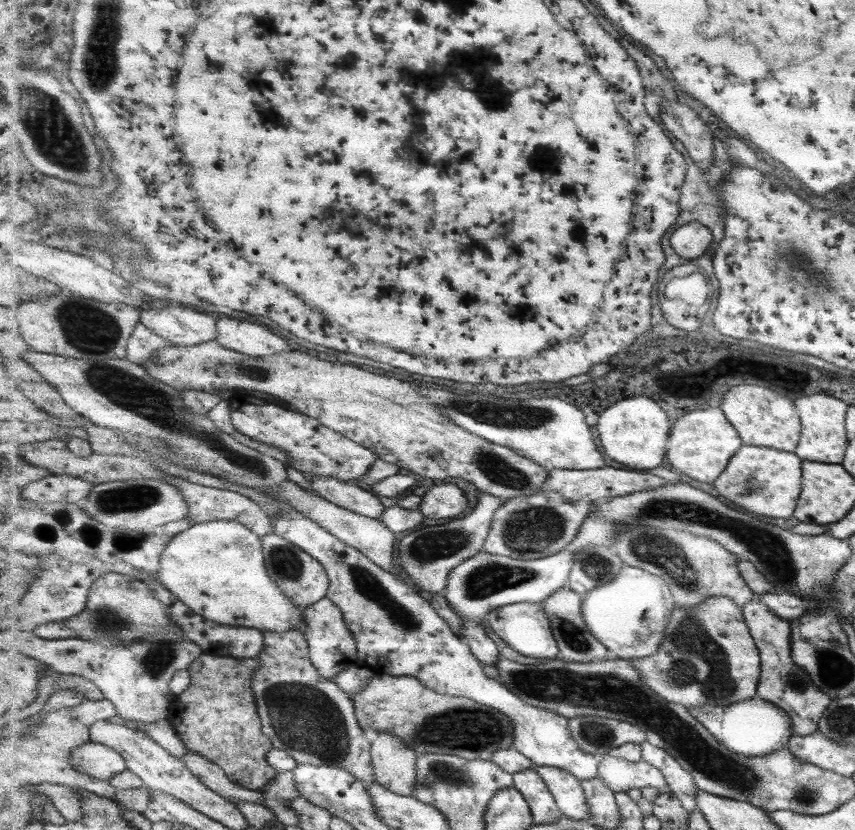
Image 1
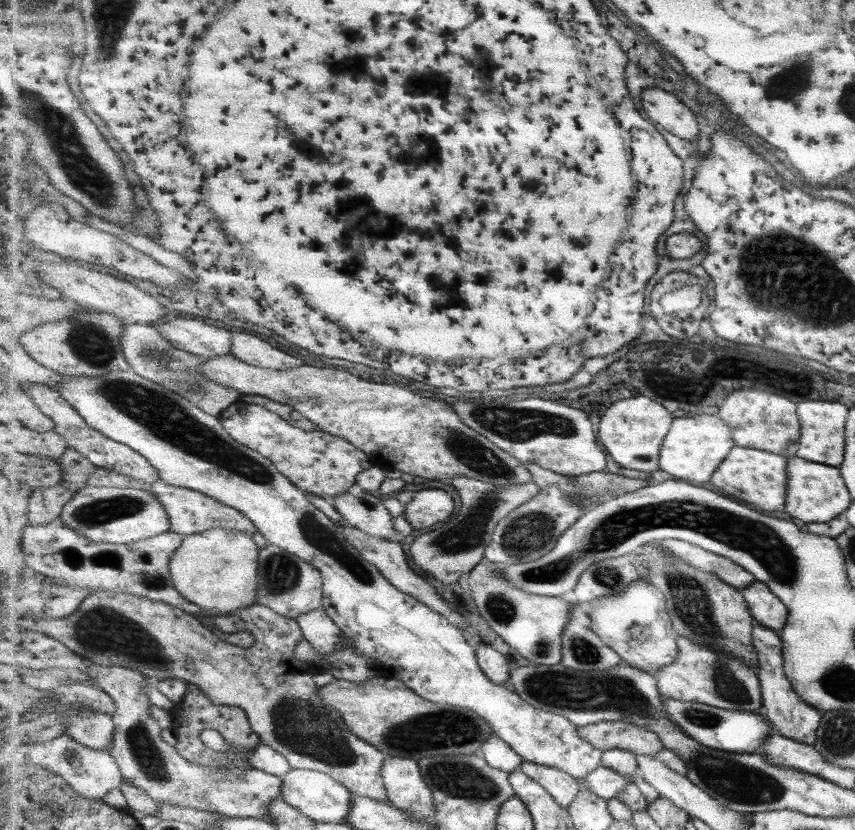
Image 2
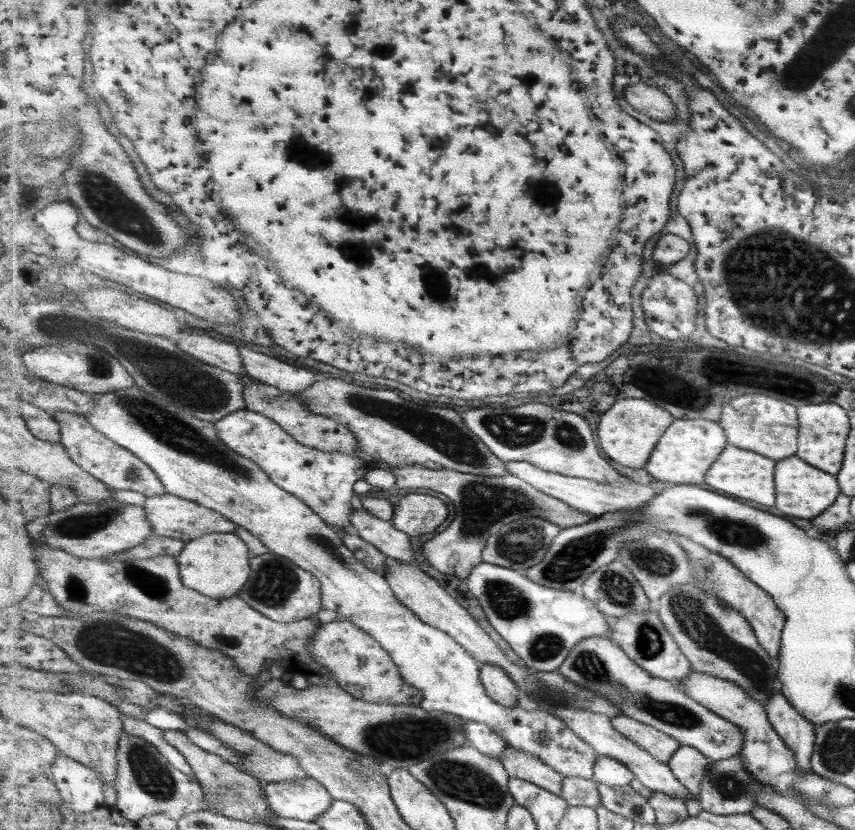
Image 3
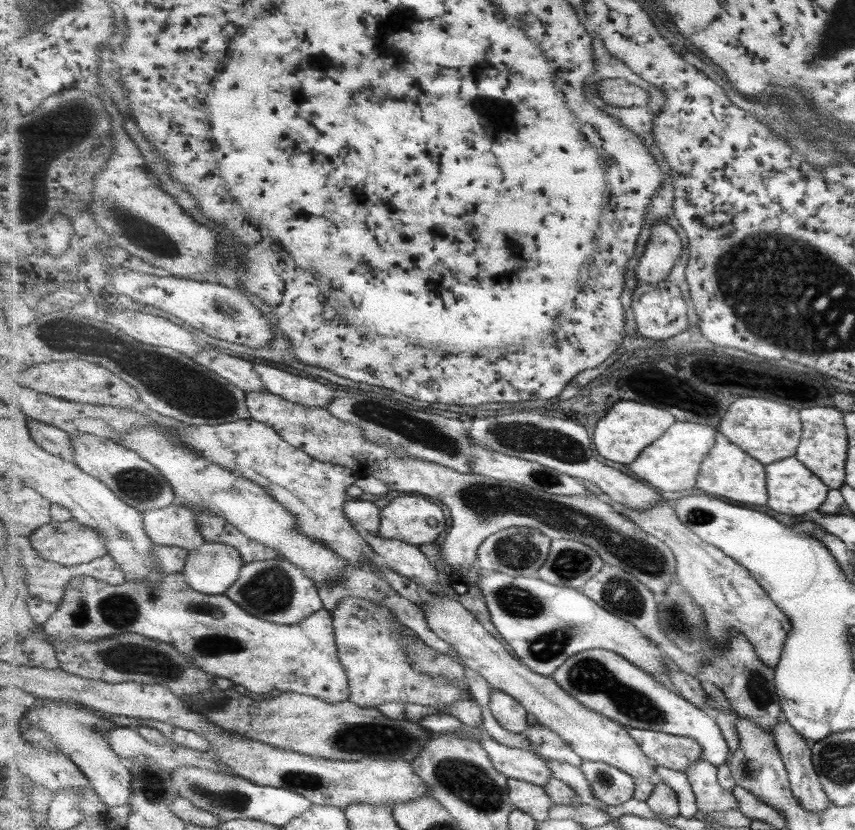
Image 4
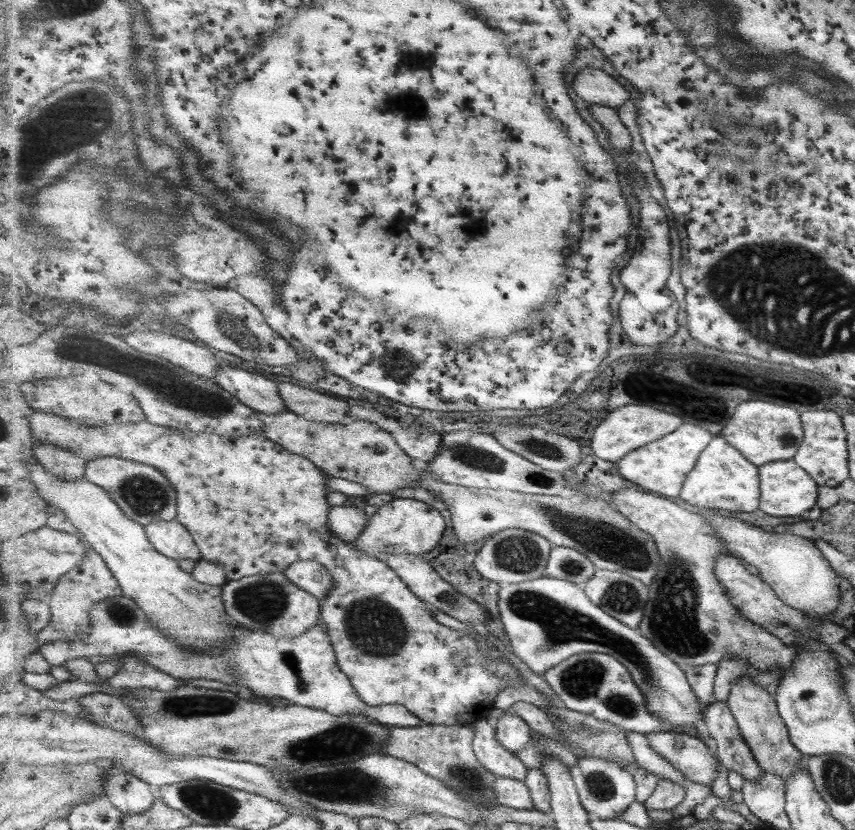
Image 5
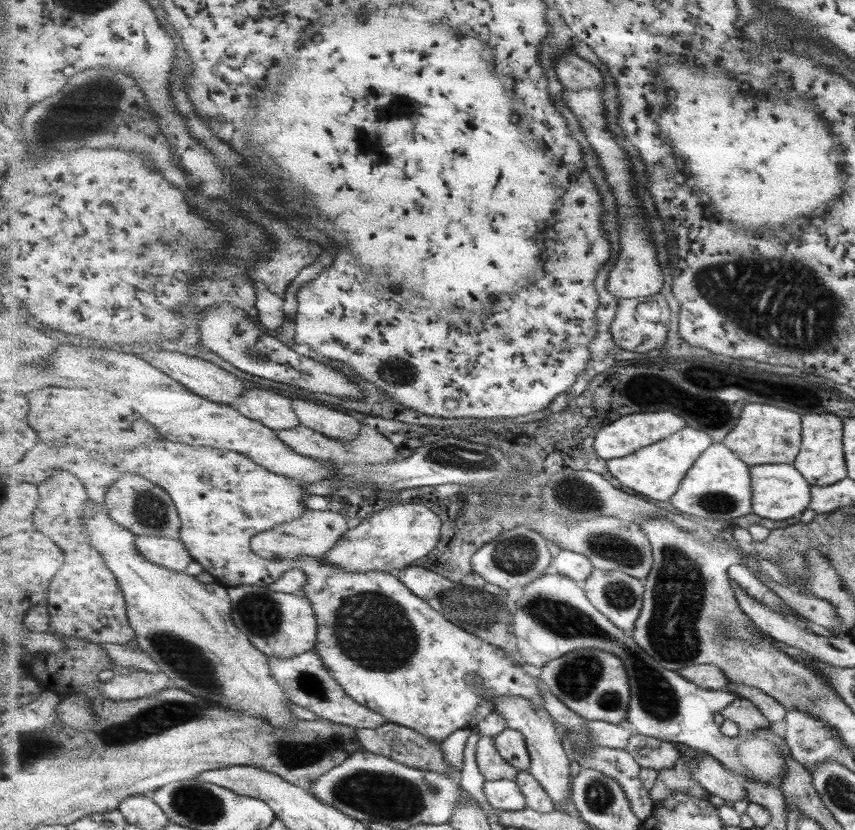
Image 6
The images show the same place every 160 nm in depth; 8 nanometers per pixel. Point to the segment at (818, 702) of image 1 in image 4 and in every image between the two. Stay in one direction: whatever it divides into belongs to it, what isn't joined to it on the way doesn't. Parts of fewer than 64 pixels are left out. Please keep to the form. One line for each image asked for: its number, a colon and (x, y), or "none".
2: (793, 718)
3: (798, 733)
4: (795, 750)

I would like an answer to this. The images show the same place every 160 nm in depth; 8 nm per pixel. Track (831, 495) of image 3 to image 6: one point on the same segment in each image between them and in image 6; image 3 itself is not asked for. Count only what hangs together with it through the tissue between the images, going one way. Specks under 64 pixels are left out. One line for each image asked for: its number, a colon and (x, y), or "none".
4: (793, 489)
5: (787, 490)
6: (780, 492)

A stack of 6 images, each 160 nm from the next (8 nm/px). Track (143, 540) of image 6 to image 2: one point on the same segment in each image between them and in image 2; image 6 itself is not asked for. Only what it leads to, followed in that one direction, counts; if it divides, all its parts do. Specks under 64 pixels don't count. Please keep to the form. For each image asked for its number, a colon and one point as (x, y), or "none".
2: (190, 511)
3: (172, 516)
4: (176, 525)
5: (170, 537)

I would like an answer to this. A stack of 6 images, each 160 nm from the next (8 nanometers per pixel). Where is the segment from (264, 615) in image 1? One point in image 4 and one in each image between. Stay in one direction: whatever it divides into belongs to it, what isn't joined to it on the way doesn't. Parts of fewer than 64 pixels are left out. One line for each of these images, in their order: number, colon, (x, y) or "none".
2: (217, 569)
3: (217, 565)
4: (213, 568)

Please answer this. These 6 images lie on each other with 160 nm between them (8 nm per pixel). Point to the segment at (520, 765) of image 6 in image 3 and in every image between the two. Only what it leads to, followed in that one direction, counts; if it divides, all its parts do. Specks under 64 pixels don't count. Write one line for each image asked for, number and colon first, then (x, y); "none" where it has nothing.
3: (499, 685)
4: (509, 712)
5: (513, 732)

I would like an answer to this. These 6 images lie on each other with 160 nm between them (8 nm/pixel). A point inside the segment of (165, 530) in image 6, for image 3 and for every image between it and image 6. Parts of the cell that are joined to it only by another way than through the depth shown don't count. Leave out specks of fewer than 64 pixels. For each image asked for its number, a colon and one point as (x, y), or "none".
3: (96, 453)
4: (134, 480)
5: (145, 494)

